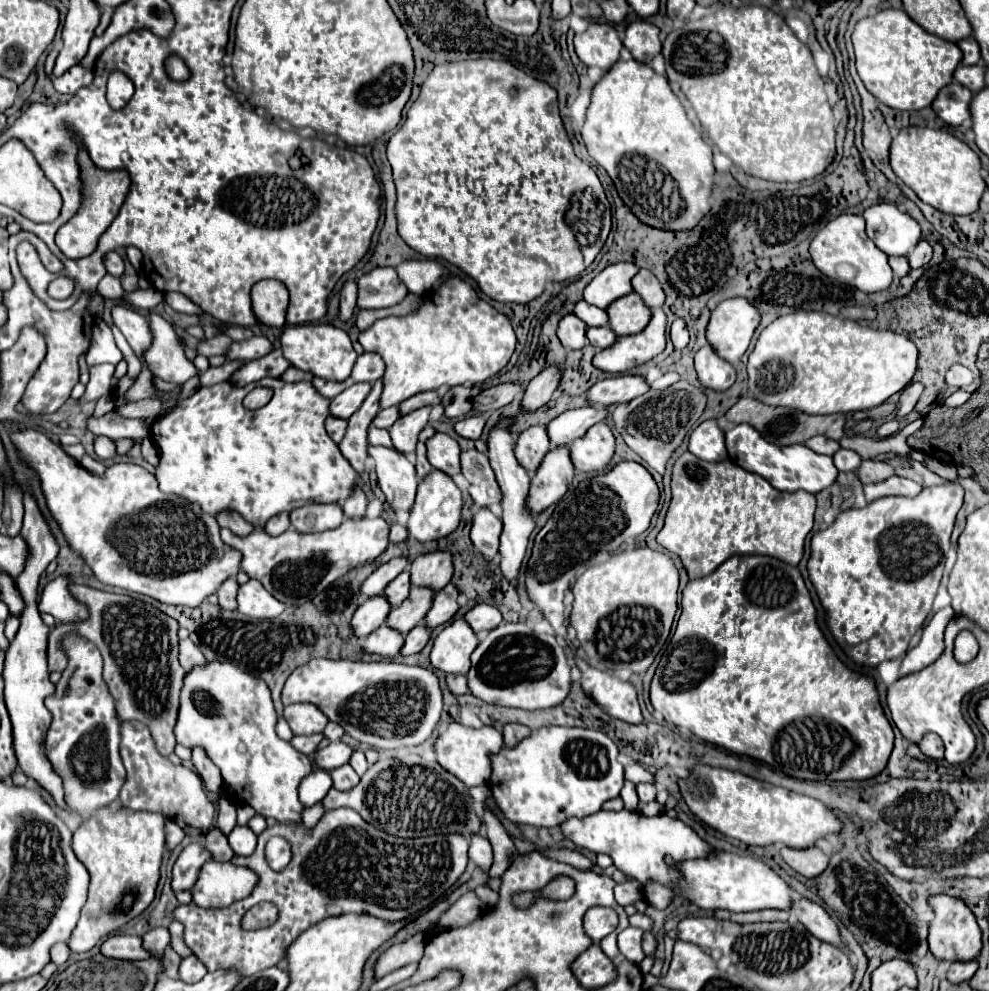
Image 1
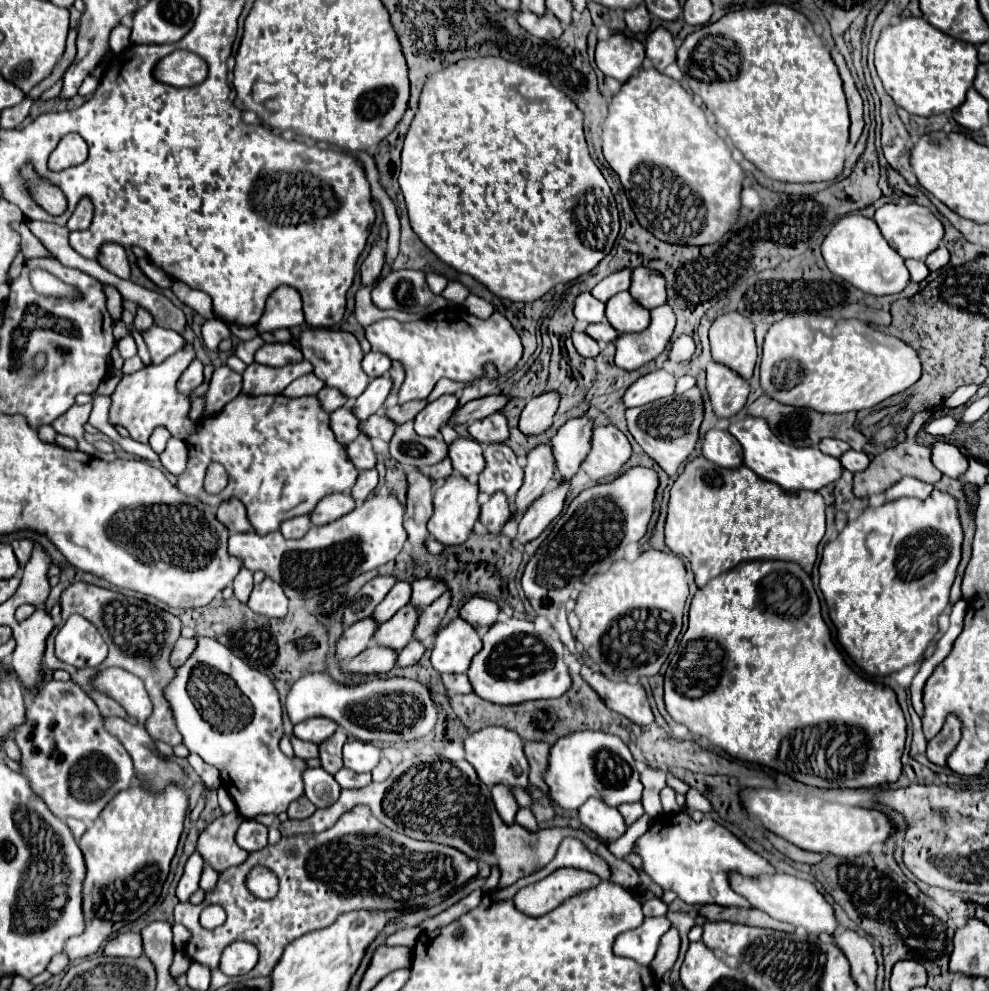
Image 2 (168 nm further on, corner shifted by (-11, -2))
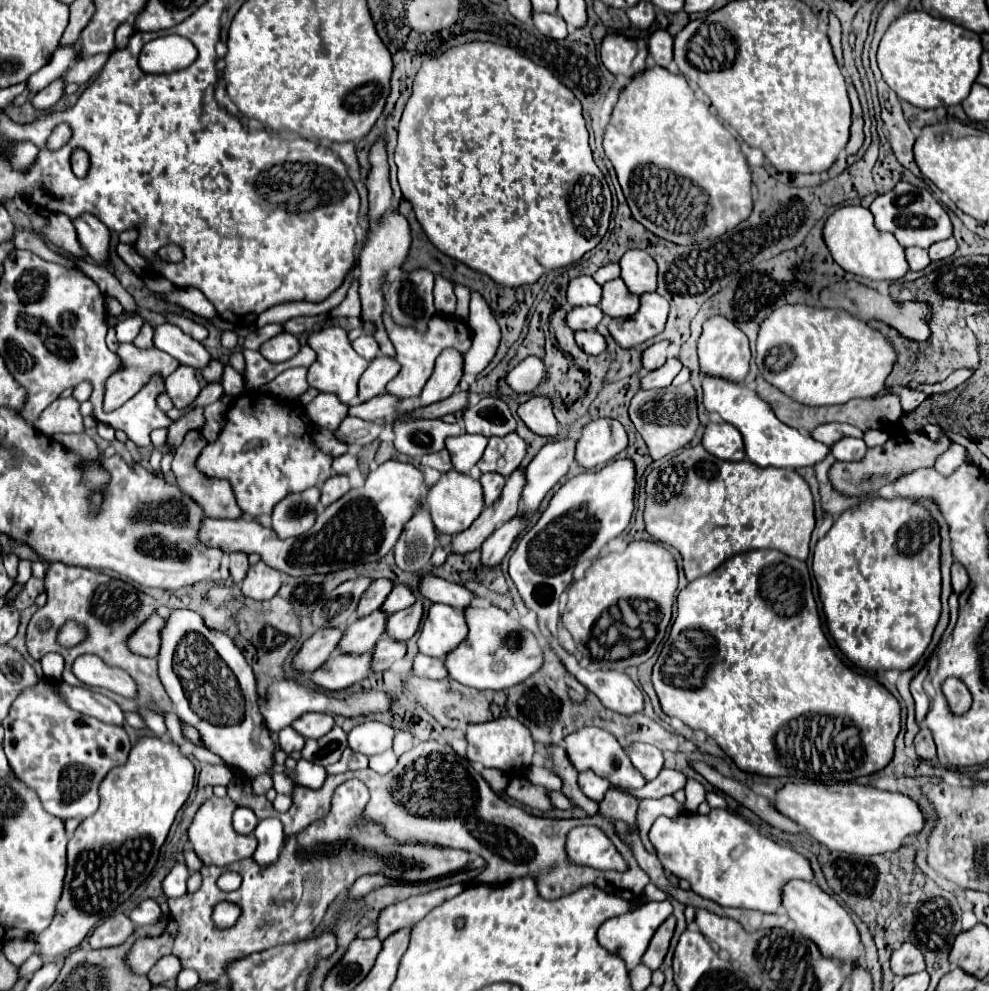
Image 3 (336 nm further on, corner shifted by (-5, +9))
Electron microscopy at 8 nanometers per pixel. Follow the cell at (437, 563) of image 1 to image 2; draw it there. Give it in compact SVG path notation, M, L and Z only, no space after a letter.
M422 578L422 580L416 580L412 584L412 598L410 598L410 604L418 610L426 608L430 602L434 602L436 598L440 598L448 588L440 582L440 580L434 580L434 578Z

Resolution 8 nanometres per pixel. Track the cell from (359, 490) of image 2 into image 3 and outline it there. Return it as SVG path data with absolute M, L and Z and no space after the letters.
M346 453L346 455L342 455L342 457L336 457L332 467L334 467L336 473L346 475L346 473L350 473L352 469L358 469L358 457L352 455L352 453Z

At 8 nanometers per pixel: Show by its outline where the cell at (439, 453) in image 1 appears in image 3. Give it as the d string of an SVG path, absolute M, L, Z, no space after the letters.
M462 433L458 437L448 437L446 449L450 451L454 469L460 473L468 473L482 457L482 453L486 449L486 441L488 439L484 435L470 435L470 433Z

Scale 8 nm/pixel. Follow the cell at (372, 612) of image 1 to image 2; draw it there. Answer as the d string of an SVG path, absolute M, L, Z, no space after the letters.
M372 618L360 620L360 622L348 626L336 644L336 658L340 662L346 662L346 660L352 660L354 656L358 656L370 644L374 630L376 630L376 622Z

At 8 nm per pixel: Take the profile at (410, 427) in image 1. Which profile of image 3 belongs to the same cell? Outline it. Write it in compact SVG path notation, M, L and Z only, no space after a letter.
M446 349L436 359L436 369L420 393L420 405L426 407L450 397L456 391L460 377L462 377L462 353Z

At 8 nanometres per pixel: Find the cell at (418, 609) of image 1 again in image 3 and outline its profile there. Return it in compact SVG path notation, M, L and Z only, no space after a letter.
M378 609L376 613L370 613L368 617L356 619L346 631L340 641L340 649L346 653L366 653L372 651L378 643L378 639L386 633L388 615Z

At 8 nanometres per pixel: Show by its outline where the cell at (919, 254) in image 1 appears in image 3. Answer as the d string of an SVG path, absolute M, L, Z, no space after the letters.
M950 237L950 239L944 239L944 241L934 243L934 245L928 249L928 255L930 255L932 261L938 261L938 259L944 259L944 257L952 255L954 251L956 251L956 241L954 241L954 237Z

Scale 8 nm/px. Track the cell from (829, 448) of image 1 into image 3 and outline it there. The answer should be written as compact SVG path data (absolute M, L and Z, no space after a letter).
M826 423L826 425L816 427L810 435L816 441L832 447L836 441L840 441L844 437L862 437L862 431L852 427L852 425L844 425L844 423Z

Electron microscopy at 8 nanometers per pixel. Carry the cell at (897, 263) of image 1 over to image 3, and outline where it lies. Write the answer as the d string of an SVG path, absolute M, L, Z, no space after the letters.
M908 247L906 249L906 261L908 261L908 265L910 265L912 271L922 271L930 263L930 257L928 257L926 249Z

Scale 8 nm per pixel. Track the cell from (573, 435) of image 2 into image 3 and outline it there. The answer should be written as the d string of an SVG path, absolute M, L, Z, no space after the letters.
M552 439L548 441L538 455L526 467L526 487L522 491L522 513L530 515L538 509L540 501L548 495L548 491L568 473L574 463L576 439Z

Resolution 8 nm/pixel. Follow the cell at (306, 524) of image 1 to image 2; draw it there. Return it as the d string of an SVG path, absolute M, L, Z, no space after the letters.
M336 492L336 494L326 496L326 500L320 500L316 510L310 514L310 518L312 518L314 526L324 526L324 524L330 524L330 522L342 518L344 514L352 512L354 508L356 508L356 502L350 494Z

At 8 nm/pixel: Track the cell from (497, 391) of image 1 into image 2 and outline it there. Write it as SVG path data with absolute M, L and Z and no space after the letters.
M502 394L484 396L484 398L478 398L478 400L472 400L472 402L460 406L450 420L454 424L470 424L474 420L482 420L482 418L486 418L486 416L502 410L502 406L506 402L508 402L508 398L502 396Z

